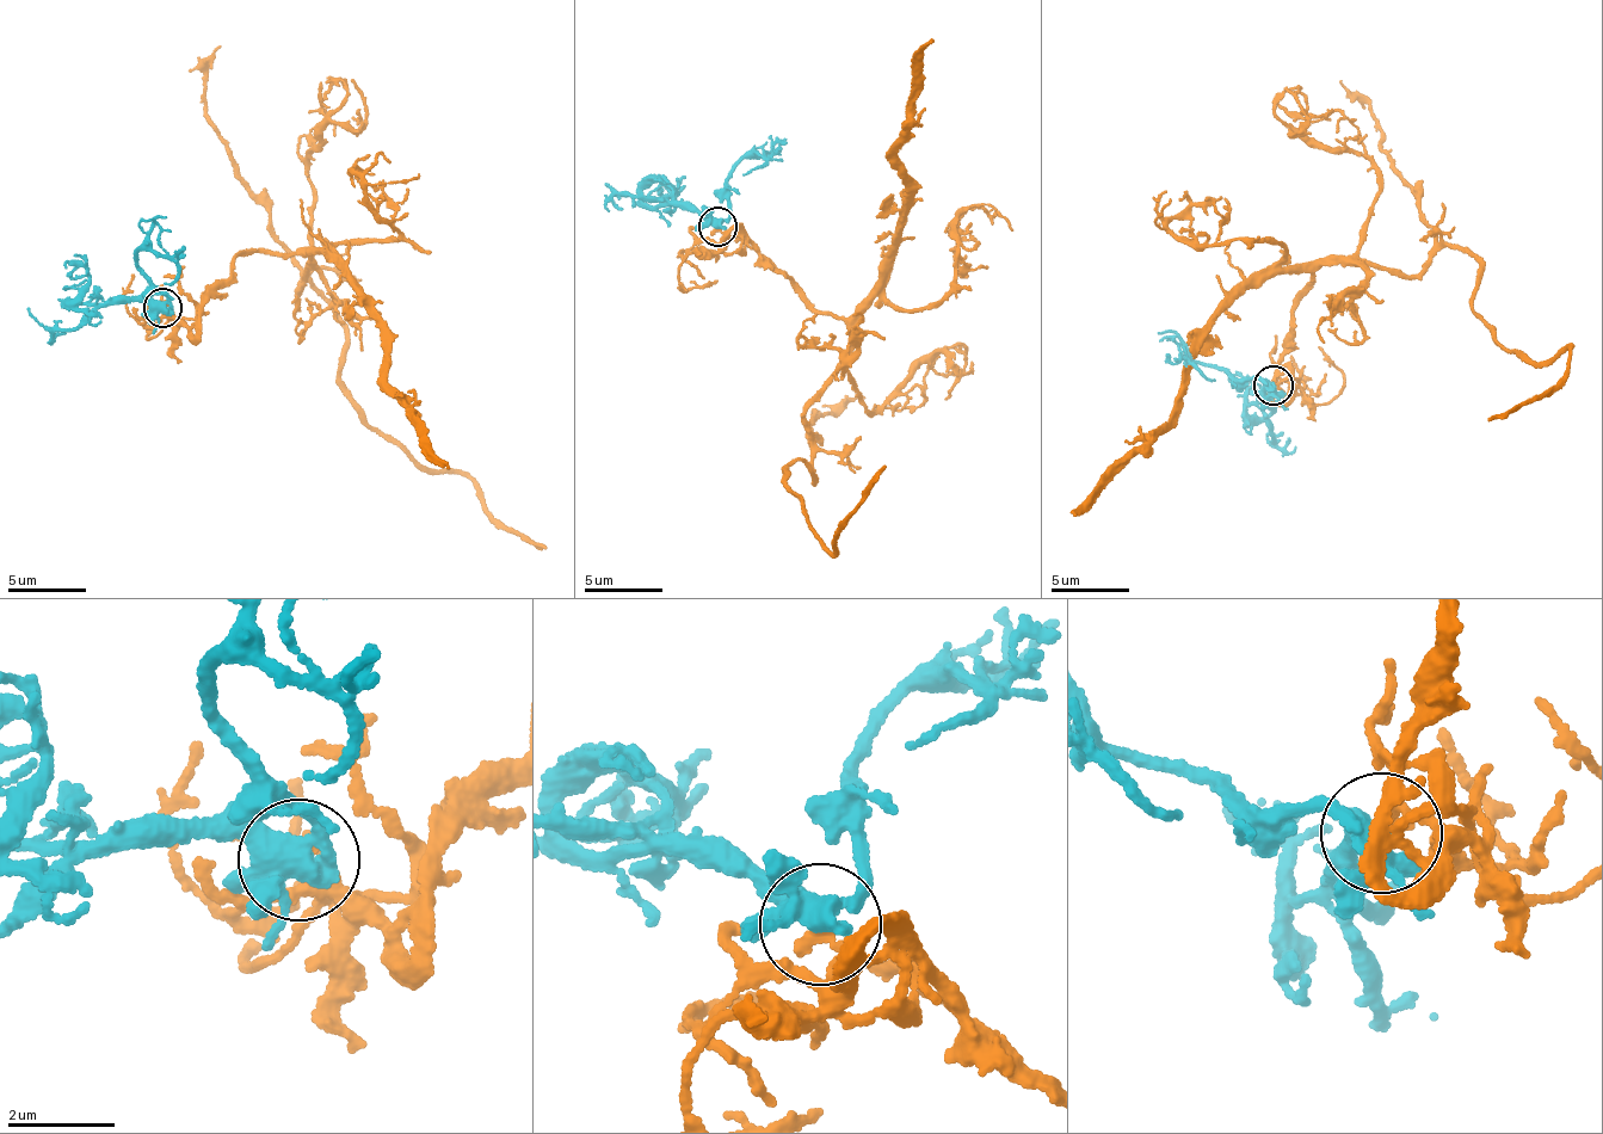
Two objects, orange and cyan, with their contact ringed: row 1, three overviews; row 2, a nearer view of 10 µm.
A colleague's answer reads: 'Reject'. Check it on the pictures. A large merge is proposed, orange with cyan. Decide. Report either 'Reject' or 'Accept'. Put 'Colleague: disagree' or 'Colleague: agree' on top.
Colleague: agree
Reject

